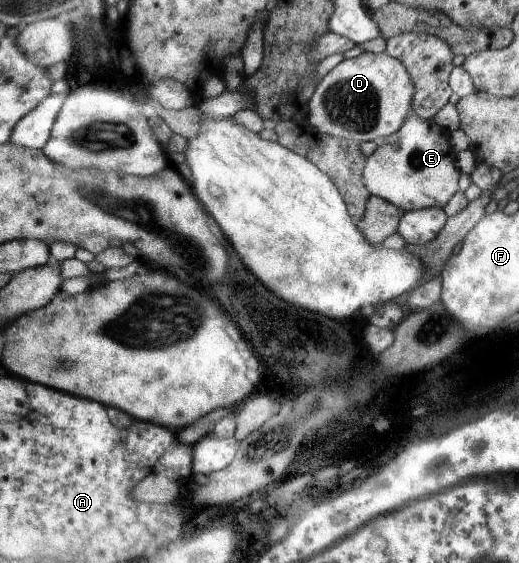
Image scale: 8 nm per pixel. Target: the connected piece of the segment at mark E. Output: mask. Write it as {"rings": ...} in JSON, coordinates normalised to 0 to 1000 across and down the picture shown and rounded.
{"rings":[[[790,204],[707,279],[699,323],[713,348],[724,348],[776,377],[809,369],[854,369],[881,339],[884,304],[873,293],[879,270],[865,256],[865,238],[811,208]]]}

